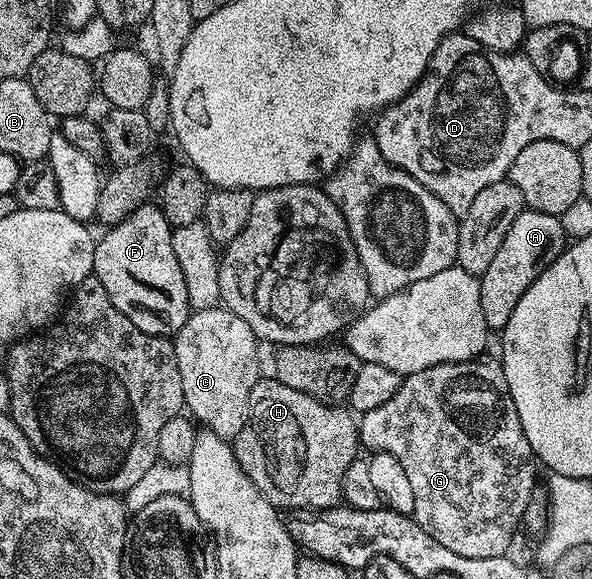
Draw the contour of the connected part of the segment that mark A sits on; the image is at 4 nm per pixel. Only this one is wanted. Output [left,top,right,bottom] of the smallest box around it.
[479,210,567,330]

